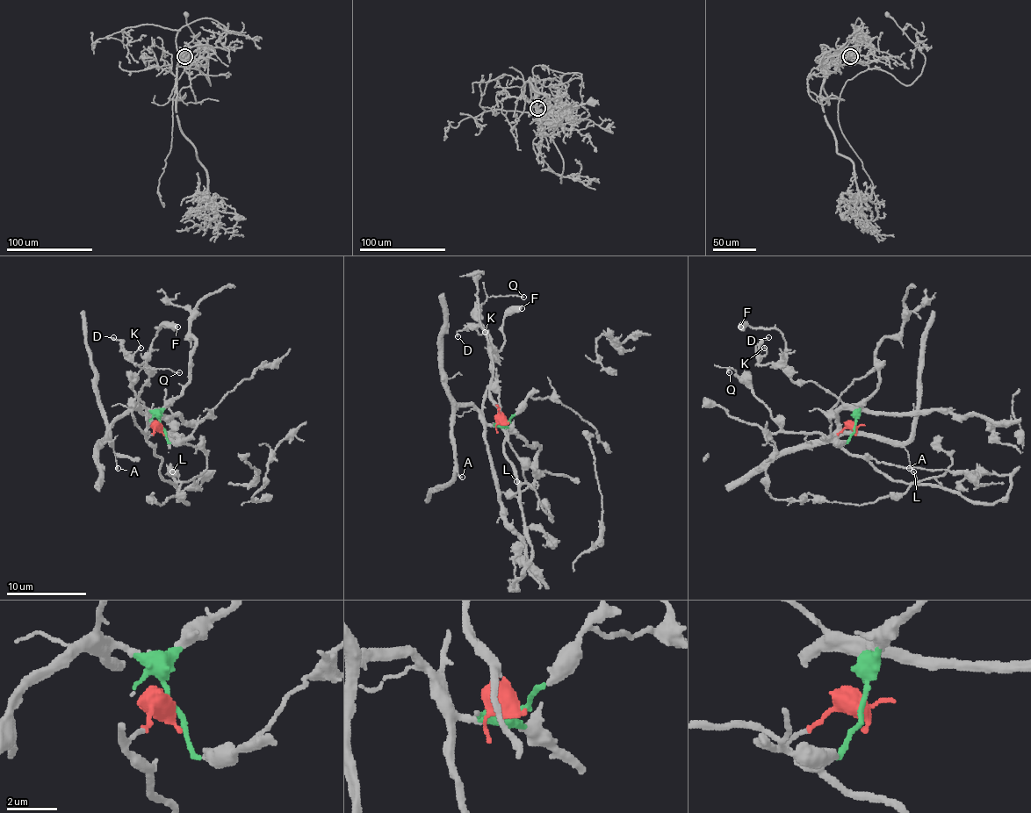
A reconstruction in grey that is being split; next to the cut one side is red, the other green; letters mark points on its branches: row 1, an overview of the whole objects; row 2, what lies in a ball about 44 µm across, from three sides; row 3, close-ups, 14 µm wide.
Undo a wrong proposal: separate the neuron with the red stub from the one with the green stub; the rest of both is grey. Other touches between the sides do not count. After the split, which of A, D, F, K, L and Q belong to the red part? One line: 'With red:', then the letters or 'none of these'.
With red: L, Q

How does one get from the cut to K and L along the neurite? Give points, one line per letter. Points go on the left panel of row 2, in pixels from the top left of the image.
K: (162, 427), (140, 405), (138, 395), (147, 381), (147, 369), (133, 361), (140, 347)
L: (162, 427), (147, 439), (162, 461), (160, 474), (174, 483), (177, 477), (171, 471)

